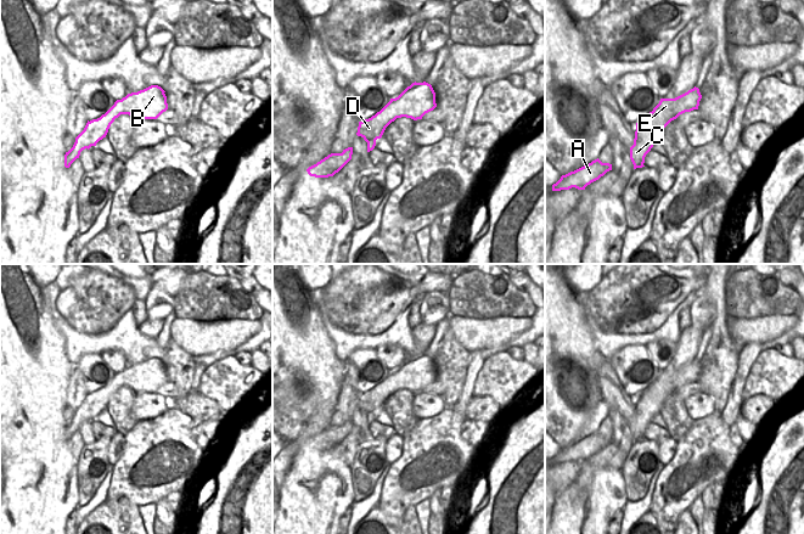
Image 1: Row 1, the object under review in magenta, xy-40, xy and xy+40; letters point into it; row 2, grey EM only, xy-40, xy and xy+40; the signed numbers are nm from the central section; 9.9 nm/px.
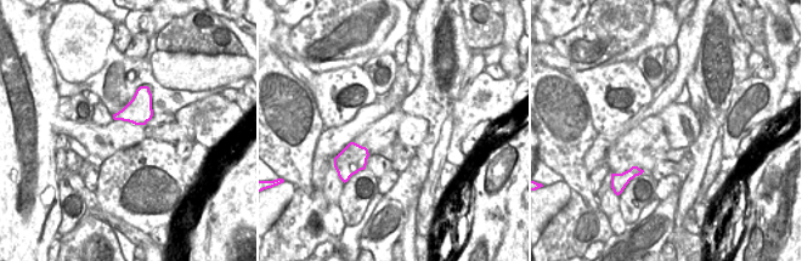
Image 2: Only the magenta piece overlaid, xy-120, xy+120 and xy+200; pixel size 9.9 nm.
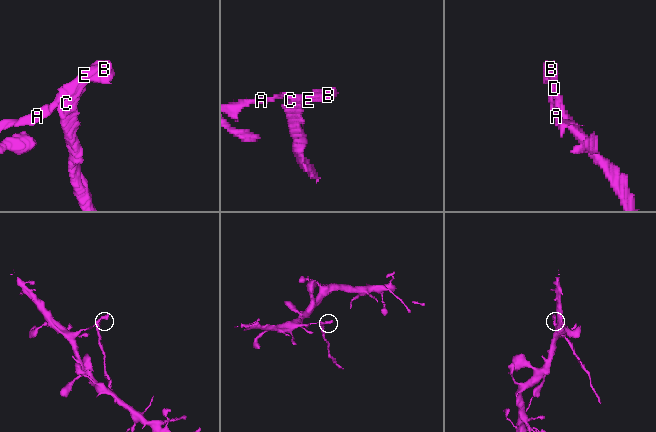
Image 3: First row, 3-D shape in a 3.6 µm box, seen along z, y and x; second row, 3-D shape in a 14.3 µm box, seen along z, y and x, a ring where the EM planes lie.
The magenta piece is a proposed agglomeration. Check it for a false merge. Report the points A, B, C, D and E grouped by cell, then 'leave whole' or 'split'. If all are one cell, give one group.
A B D E / C; split

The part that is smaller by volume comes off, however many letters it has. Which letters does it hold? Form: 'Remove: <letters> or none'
Remove: C

